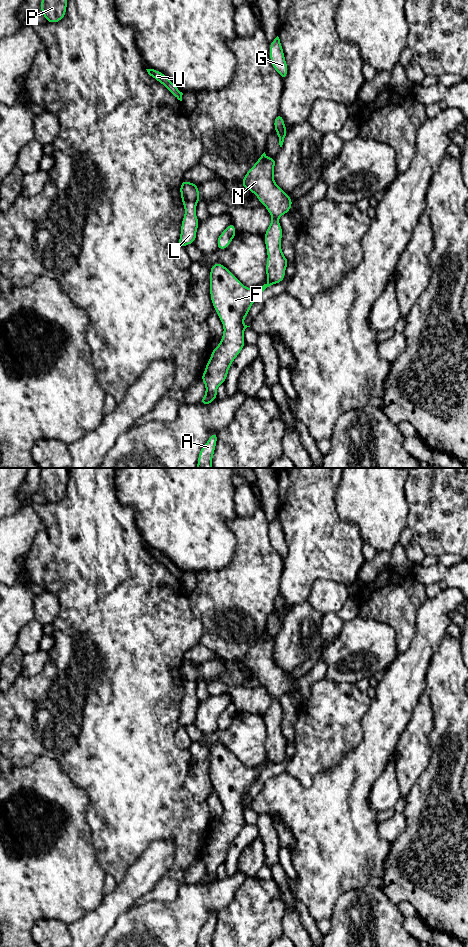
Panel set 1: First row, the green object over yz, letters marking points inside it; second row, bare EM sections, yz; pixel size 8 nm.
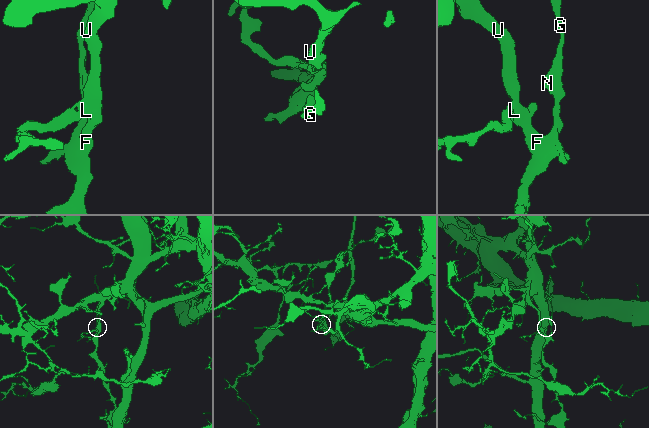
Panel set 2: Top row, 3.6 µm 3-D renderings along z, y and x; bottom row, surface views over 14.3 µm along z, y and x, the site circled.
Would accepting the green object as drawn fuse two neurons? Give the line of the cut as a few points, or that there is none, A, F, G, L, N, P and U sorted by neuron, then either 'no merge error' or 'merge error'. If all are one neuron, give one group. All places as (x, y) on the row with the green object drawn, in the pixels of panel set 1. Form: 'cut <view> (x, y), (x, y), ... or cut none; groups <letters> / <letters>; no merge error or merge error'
cut none; groups A F G L N P U; no merge error

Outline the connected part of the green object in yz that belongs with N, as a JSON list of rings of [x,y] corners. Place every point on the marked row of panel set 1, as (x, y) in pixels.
[[[265,152],[259,157],[254,166],[246,173],[241,183],[244,189],[250,190],[259,199],[260,203],[265,206],[272,217],[272,221],[264,234],[265,246],[267,249],[266,276],[268,283],[255,289],[245,287],[224,265],[215,263],[210,269],[210,296],[217,312],[219,319],[222,321],[224,332],[218,346],[212,350],[211,358],[206,364],[205,371],[201,379],[205,384],[206,393],[199,402],[202,405],[209,405],[217,398],[217,388],[220,384],[225,383],[228,370],[242,351],[245,345],[244,330],[247,325],[243,324],[244,318],[248,315],[252,304],[258,299],[260,294],[269,286],[280,283],[285,278],[285,269],[289,264],[287,258],[281,250],[282,228],[278,218],[286,213],[292,207],[293,200],[284,190],[274,181],[274,167],[276,158],[269,158]]]

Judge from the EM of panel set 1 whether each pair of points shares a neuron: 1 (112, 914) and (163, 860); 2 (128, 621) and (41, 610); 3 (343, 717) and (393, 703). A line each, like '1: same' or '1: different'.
1: same
2: different
3: different

